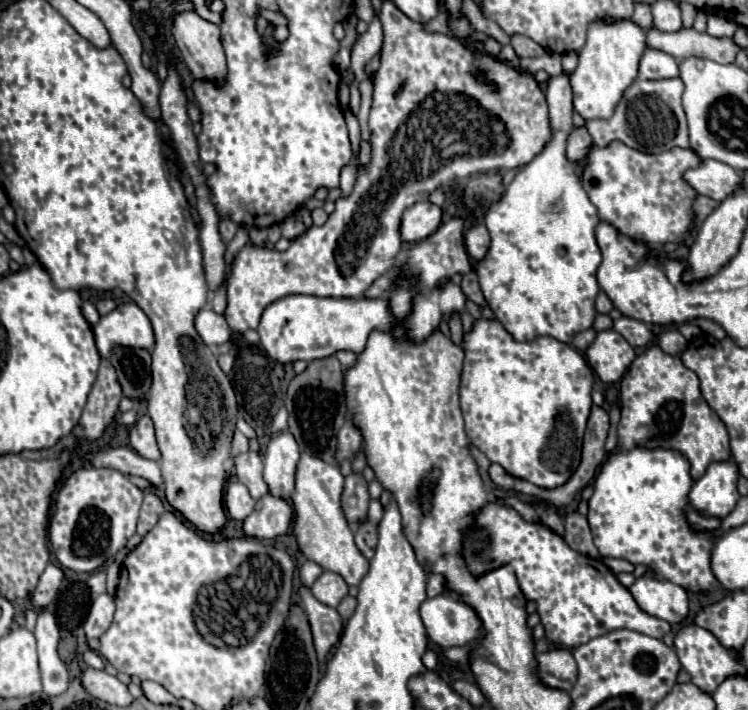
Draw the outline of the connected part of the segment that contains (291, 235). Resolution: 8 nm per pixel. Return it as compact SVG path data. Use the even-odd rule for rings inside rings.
M294 216L286 218L286 220L281 223L281 228L283 237L289 240L293 240L306 230L305 225L302 224L300 220L296 220Z

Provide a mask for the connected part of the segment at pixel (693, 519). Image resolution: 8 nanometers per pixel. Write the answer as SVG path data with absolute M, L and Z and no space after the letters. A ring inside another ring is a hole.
M686 510L686 522L694 532L714 532L722 522L710 522L710 518L702 518L702 514L694 514L694 510Z

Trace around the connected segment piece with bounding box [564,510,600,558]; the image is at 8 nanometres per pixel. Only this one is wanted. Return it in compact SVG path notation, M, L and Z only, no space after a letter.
M578 510L564 518L564 538L570 544L570 548L578 550L580 554L586 554L590 558L600 558L600 554L592 542L588 520Z

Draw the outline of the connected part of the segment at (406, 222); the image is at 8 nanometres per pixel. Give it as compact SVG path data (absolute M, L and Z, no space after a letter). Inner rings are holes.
M416 202L404 210L400 224L402 242L420 242L442 224L442 210L430 202Z

